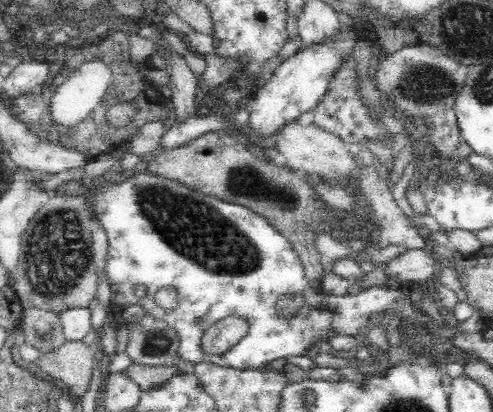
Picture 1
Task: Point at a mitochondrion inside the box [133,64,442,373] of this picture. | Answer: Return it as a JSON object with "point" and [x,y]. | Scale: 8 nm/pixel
{"point":[246,181]}

